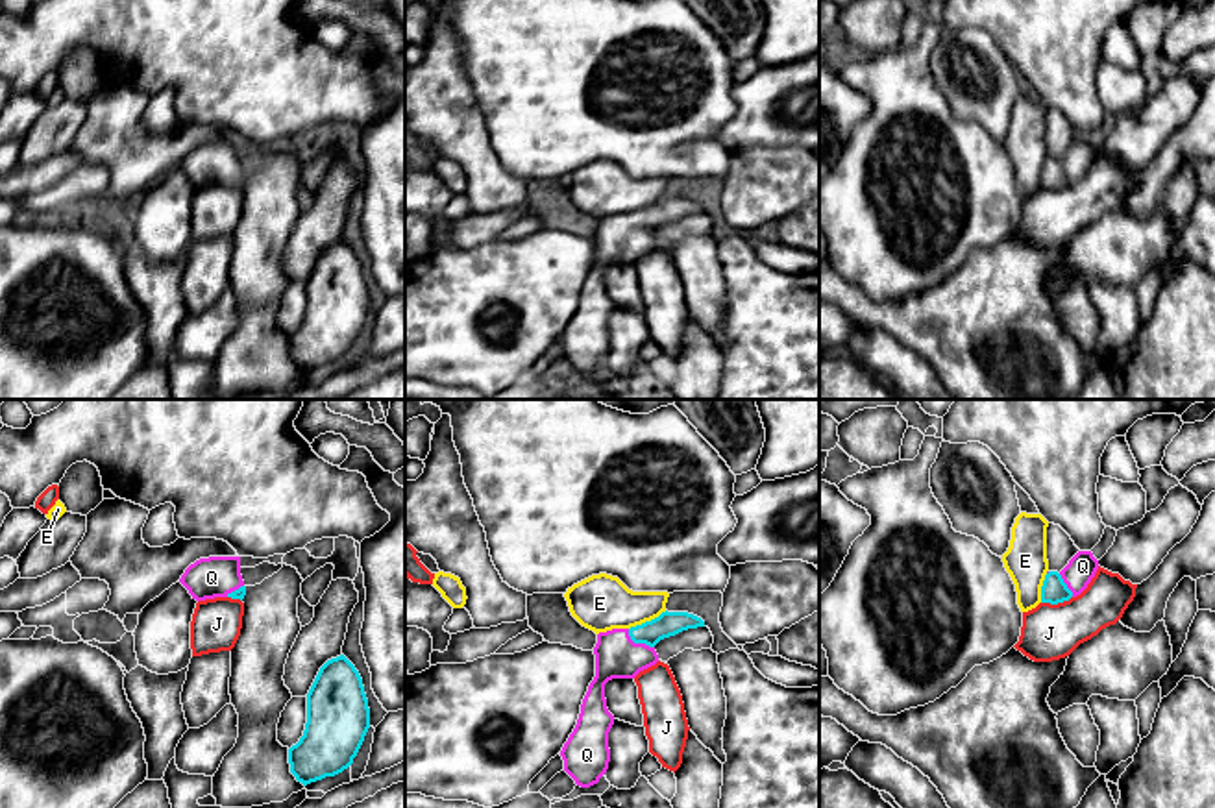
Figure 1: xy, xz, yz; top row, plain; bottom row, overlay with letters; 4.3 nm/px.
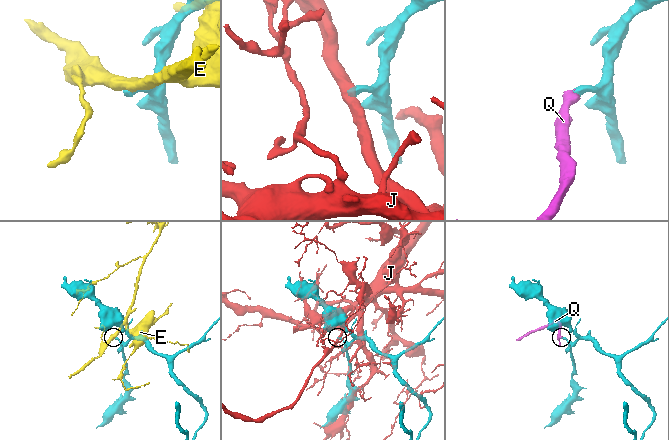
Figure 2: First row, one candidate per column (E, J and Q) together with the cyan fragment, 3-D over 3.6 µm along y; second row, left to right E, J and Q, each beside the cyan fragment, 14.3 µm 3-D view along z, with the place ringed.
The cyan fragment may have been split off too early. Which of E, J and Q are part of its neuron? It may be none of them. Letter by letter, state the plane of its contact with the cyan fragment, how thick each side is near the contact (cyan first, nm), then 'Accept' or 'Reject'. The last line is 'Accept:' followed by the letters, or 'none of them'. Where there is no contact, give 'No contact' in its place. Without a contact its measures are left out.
E: Touches cyan in xz. Thickness 110 nm (cyan) against 240 nm. Reject
J: Touches cyan in yz. Thickness 110 nm (cyan) against 240 nm. Reject
Q: Touches cyan in xz. Thickness 110 nm (cyan) against 190 nm. Accept
Accept: Q

